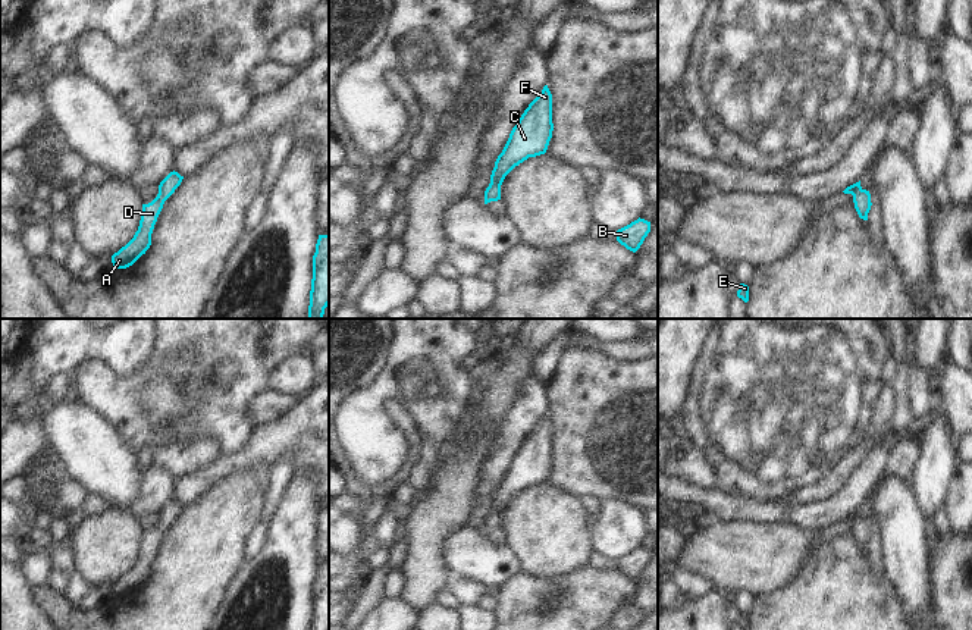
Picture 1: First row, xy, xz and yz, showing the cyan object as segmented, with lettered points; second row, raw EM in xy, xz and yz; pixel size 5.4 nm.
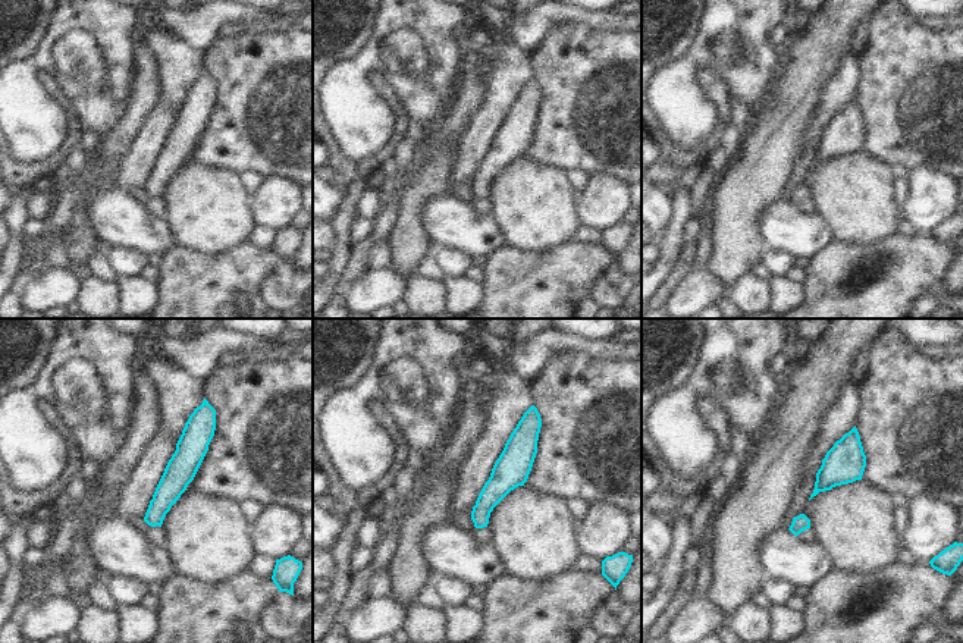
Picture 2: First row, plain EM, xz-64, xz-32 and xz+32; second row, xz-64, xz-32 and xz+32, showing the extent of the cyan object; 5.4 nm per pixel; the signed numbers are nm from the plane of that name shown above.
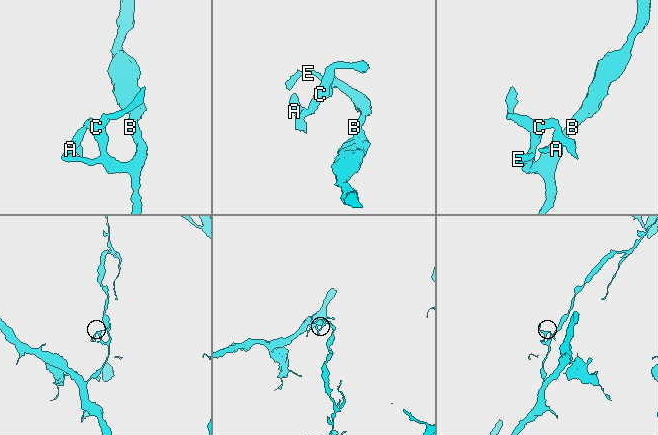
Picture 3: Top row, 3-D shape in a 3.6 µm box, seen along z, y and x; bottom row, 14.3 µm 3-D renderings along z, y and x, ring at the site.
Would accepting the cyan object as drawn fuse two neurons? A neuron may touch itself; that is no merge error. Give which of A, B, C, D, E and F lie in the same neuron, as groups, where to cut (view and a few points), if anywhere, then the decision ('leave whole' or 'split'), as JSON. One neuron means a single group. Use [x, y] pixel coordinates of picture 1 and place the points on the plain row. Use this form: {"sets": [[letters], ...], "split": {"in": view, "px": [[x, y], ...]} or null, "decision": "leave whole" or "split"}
{"sets": [["A", "B", "C", "D", "E", "F"]], "split": null, "decision": "leave whole"}

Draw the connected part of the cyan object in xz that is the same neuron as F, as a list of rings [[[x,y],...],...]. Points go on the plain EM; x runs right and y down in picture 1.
[[[548,414],[529,433],[495,490],[490,513],[485,520],[485,533],[501,529],[505,505],[529,486],[545,483],[552,467],[552,423]]]

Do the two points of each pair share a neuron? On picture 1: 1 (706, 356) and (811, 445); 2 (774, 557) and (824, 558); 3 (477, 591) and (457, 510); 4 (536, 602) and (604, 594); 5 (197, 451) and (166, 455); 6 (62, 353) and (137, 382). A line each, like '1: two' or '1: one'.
1: one
2: two
3: two
4: one
5: one
6: two

